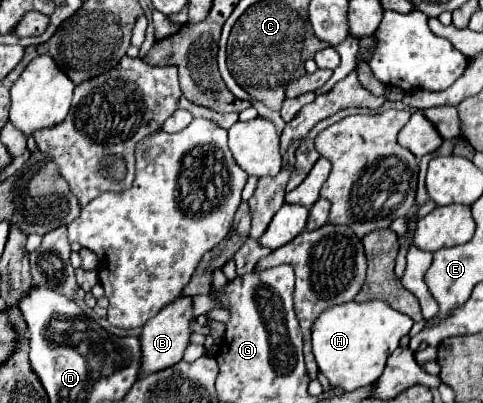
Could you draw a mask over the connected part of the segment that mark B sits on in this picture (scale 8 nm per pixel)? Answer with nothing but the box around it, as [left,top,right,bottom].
[139,298,193,378]

